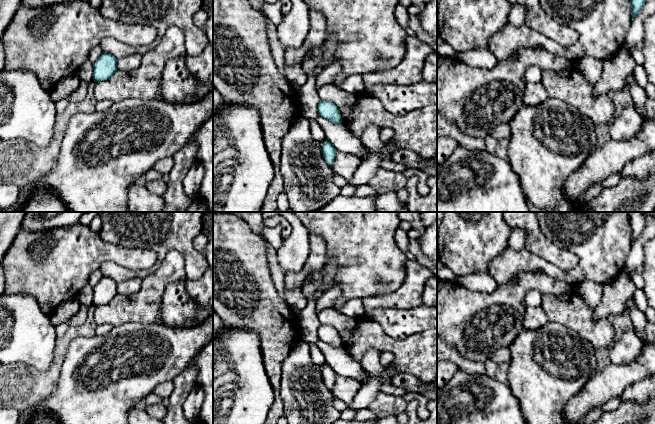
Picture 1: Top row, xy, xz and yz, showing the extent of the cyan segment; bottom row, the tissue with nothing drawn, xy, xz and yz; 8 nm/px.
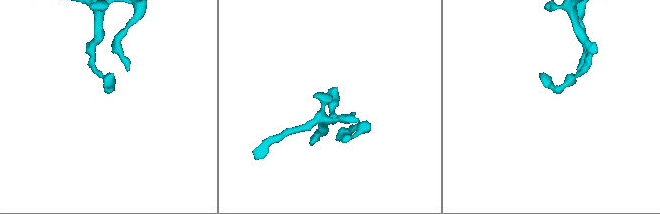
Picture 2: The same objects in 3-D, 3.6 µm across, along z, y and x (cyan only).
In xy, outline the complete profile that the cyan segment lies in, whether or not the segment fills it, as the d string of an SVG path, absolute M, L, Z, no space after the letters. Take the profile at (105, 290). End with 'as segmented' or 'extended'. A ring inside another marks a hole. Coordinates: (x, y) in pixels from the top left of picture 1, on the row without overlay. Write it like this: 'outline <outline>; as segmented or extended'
outline M103 276L99 283L93 287L94 306L109 303L118 294L116 285L117 283L113 279Z; as segmented

